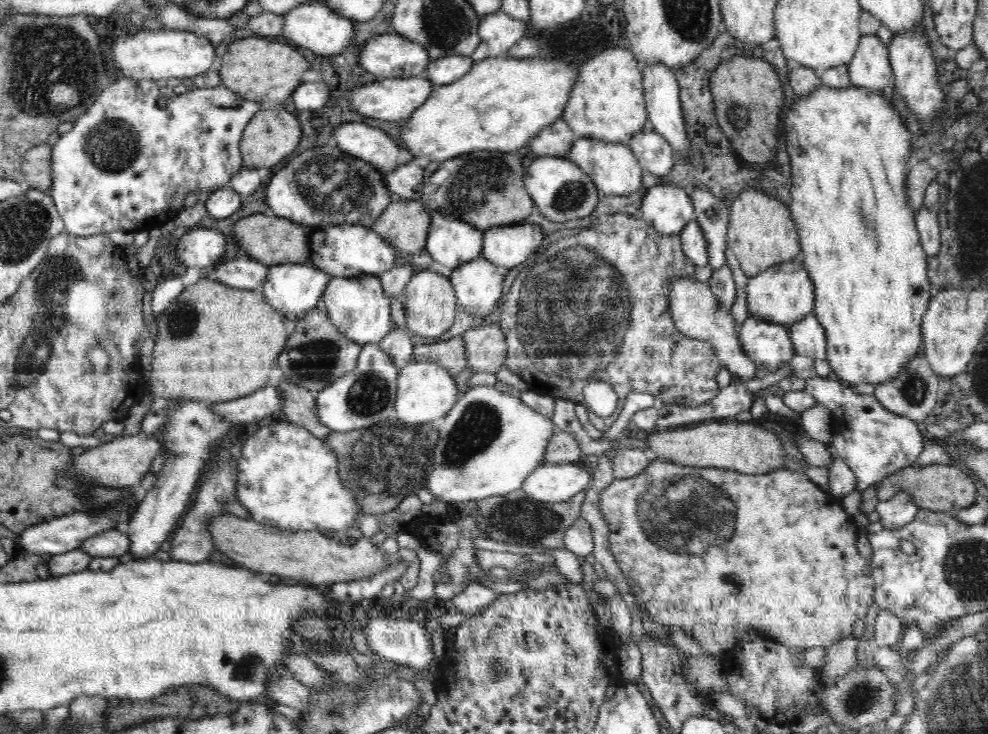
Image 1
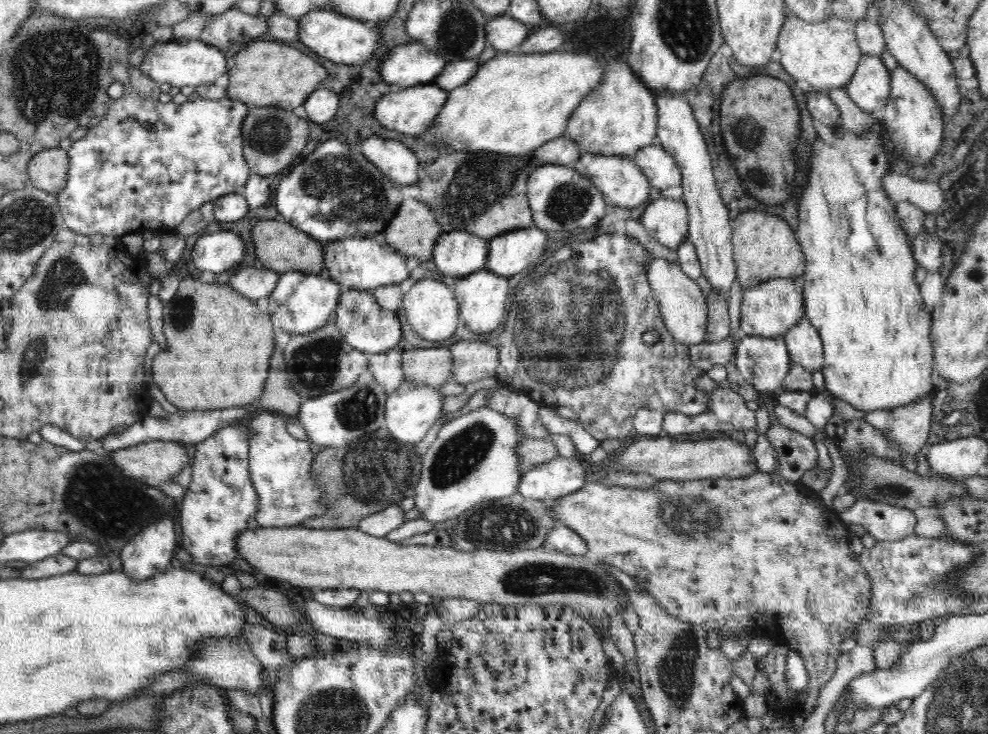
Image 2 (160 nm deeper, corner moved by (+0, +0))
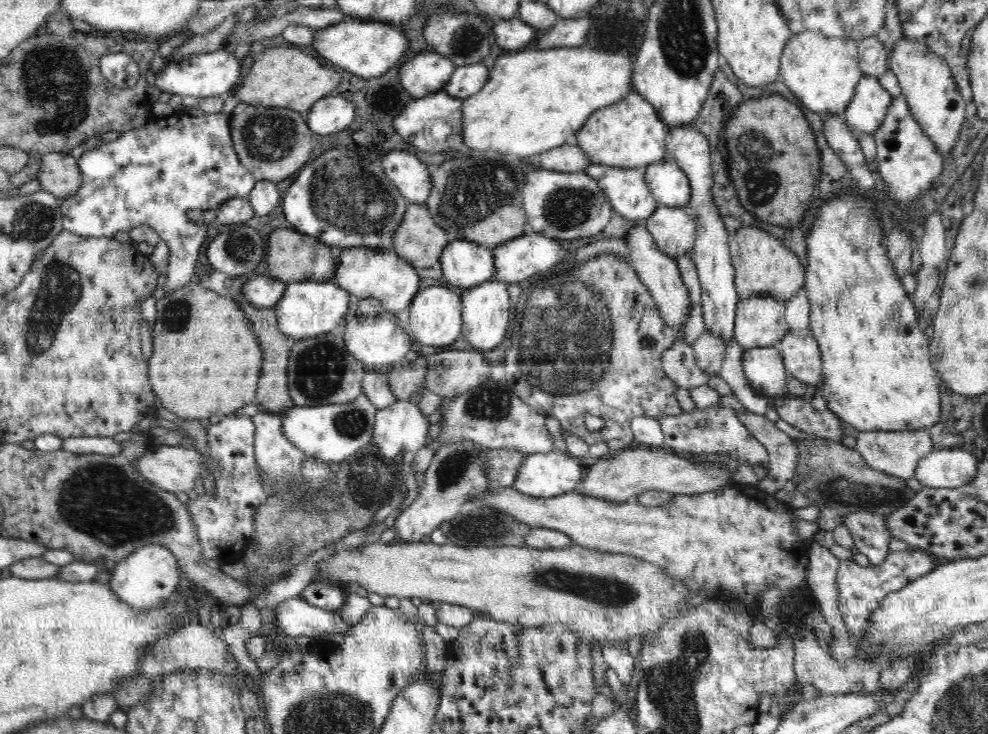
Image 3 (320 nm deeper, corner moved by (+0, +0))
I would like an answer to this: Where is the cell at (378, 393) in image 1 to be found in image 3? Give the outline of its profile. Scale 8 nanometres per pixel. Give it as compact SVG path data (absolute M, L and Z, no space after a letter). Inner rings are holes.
M362 392L354 402L322 403L318 406L292 406L282 413L285 437L305 456L324 462L342 462L366 446L373 437L376 406Z

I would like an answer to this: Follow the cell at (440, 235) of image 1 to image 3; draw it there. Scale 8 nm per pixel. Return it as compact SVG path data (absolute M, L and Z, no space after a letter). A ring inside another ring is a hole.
M466 239L448 242L440 256L441 270L448 285L468 289L480 282L493 279L494 255L488 246Z

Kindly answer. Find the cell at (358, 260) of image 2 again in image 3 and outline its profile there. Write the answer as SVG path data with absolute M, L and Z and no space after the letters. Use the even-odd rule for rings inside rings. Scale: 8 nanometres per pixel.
M352 246L344 248L336 259L334 276L337 283L351 294L351 299L377 298L382 305L383 315L397 317L401 321L408 311L410 302L420 291L420 275L417 268L400 258L390 248Z

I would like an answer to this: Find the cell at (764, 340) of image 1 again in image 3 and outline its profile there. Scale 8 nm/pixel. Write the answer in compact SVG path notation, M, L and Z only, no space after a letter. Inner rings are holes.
M778 346L751 348L742 356L742 367L754 393L768 398L782 394L788 375Z

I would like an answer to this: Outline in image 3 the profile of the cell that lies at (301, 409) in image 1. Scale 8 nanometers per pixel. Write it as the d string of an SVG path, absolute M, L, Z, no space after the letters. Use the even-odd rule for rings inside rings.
M241 293L233 296L240 303L240 307L245 311L246 318L249 319L249 326L260 340L262 355L264 362L261 366L261 376L258 379L255 400L259 404L261 410L282 414L294 406L288 392L288 370L289 370L289 354L291 350L291 339L282 333L278 328L278 319L273 309L255 307L251 305L246 297Z

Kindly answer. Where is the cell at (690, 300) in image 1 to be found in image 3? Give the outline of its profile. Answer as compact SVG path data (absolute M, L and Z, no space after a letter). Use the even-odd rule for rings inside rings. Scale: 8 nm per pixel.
M634 226L632 230L627 231L624 239L630 245L628 262L635 266L637 276L651 292L664 322L675 332L678 329L682 329L682 334L684 334L684 328L692 306L689 301L689 292L682 280L676 258L670 258L666 253L658 249L650 231L645 226Z

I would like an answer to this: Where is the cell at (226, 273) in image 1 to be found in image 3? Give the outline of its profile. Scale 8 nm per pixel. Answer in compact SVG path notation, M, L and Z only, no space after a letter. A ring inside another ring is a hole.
M253 275L241 290L242 296L255 307L273 309L286 290L287 283L272 276Z

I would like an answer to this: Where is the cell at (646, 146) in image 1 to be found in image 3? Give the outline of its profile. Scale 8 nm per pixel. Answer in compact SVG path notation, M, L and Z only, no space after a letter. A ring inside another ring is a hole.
M672 158L646 166L645 179L659 205L688 205L691 190L688 177Z

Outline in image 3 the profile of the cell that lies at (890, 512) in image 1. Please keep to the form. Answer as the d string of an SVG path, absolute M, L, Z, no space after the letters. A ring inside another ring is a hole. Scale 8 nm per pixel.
M870 512L848 514L844 516L846 525L858 551L870 560L870 565L877 566L884 562L889 554L889 542L892 539L885 525L882 514Z

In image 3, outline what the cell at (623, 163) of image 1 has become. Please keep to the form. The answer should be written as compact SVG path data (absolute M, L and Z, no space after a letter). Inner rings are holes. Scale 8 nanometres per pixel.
M591 163L585 170L604 191L614 211L634 221L646 221L659 206L645 179L645 167L625 168Z

